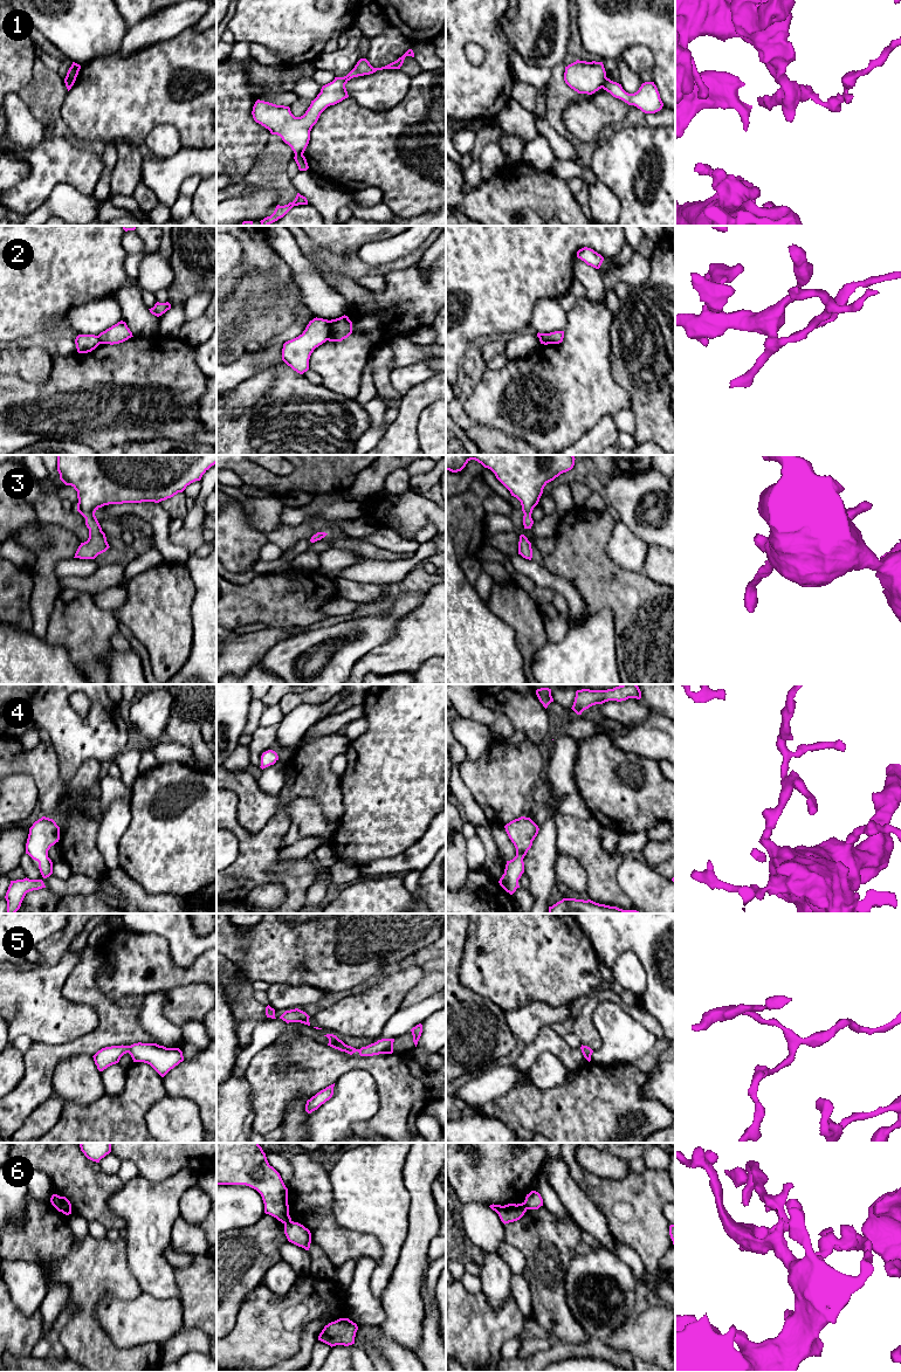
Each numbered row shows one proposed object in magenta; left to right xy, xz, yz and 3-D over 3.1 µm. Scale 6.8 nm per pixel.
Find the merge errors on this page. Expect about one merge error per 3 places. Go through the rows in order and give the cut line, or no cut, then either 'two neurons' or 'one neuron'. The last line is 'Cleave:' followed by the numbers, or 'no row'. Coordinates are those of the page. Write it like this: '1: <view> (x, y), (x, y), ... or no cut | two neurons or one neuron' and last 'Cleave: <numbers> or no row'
1: yz (606, 77), (602, 87) | two neurons
2: xz (329, 321), (327, 339) | two neurons
3: no cut | one neuron
4: no cut | one neuron
5: no cut | one neuron
6: xz (291, 1221), (284, 1224) | two neurons
Cleave: 1, 2, 6

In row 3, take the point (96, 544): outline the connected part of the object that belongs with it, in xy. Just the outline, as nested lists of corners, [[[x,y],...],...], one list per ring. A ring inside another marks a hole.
[[[56,455],[60,480],[77,491],[77,511],[85,518],[89,538],[81,543],[75,557],[95,559],[110,546],[95,512],[109,504],[159,503],[183,492],[187,485],[200,481],[216,463],[216,455]]]

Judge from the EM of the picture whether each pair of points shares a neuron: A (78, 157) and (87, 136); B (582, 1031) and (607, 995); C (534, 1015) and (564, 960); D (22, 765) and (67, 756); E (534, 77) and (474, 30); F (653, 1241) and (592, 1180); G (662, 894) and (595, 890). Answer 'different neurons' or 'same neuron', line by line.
A: different neurons
B: same neuron
C: different neurons
D: different neurons
E: different neurons
F: same neuron
G: different neurons

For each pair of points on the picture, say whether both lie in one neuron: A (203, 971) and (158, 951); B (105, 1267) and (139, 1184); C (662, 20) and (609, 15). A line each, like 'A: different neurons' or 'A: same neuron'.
A: same neuron
B: different neurons
C: same neuron

